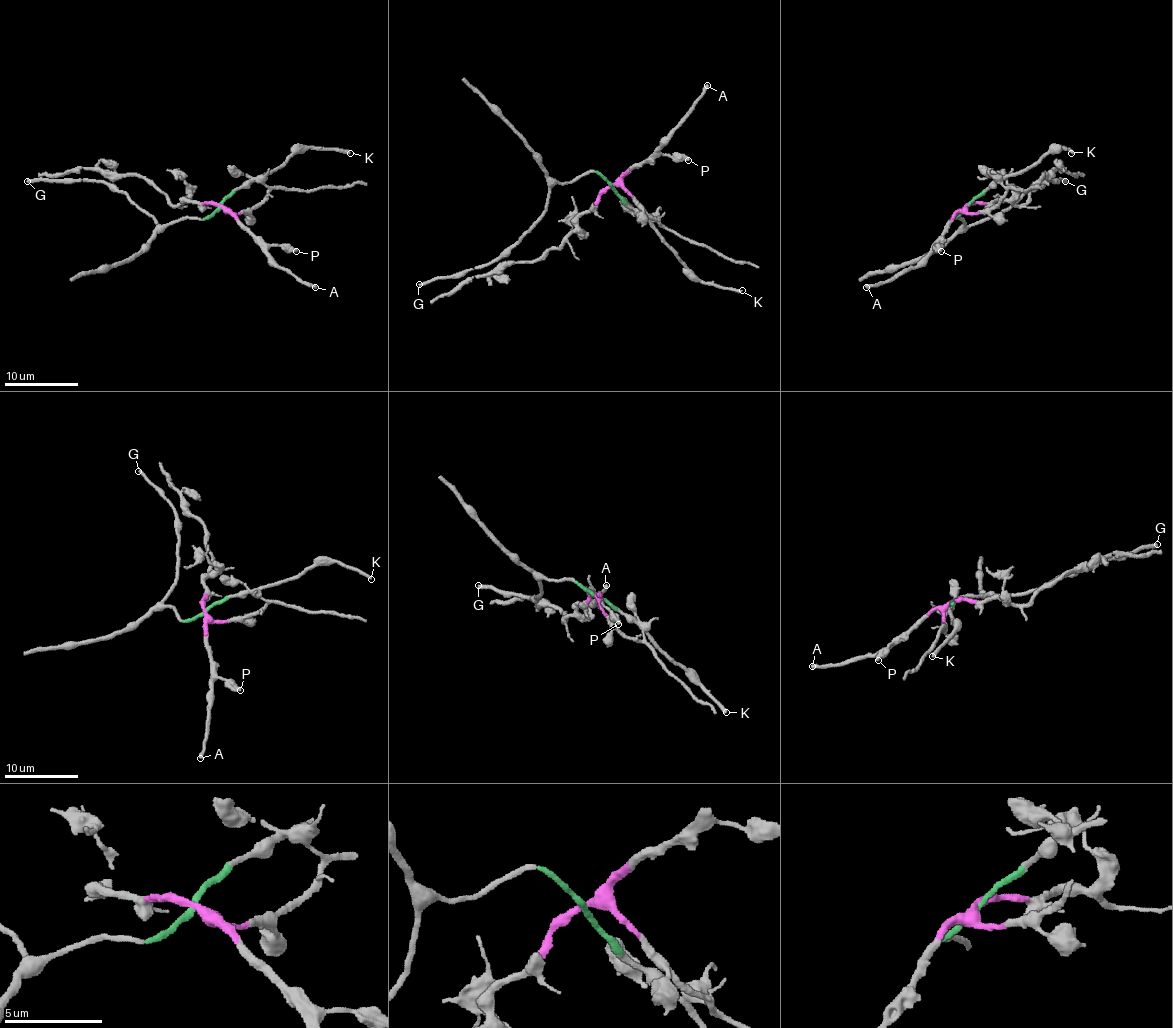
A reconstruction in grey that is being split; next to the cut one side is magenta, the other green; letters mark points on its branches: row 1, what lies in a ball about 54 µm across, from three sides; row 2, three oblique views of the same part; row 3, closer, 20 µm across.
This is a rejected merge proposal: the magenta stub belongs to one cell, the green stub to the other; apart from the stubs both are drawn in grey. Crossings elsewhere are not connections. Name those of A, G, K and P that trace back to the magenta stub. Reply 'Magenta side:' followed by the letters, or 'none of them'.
Magenta side: A, P

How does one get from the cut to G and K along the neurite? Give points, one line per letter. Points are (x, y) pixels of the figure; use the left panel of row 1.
G: (219, 206), (203, 219), (181, 217), (162, 225), (124, 192), (114, 192), (105, 182), (26, 181)
K: (219, 206), (245, 182), (282, 166), (295, 153), (308, 147), (350, 153)

